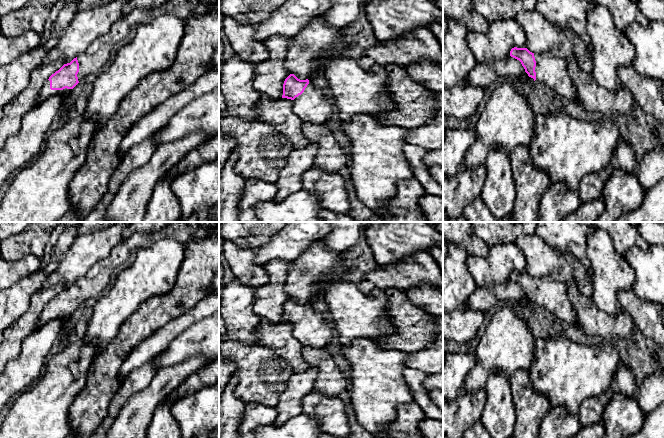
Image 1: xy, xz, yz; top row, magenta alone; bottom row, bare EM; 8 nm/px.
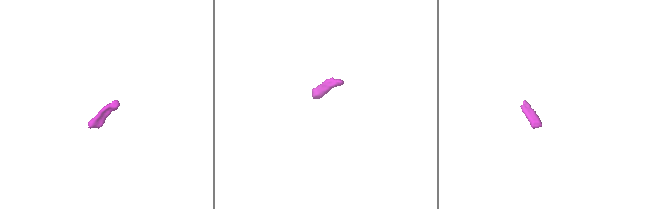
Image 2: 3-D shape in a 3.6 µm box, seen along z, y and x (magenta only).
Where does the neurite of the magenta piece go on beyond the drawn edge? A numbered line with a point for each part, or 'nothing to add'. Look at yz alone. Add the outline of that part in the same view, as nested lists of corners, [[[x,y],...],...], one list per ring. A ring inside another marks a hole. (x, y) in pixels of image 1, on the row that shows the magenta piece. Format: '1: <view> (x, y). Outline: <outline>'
1: yz (551, 71). Outline: [[[549,53],[534,54],[536,80],[543,83],[551,96],[578,101],[577,91],[567,72],[566,62]]]

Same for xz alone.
1: xz (314, 106). Outline: [[[308,84],[304,92],[293,100],[292,110],[303,122],[326,124],[335,108],[327,94]]]

